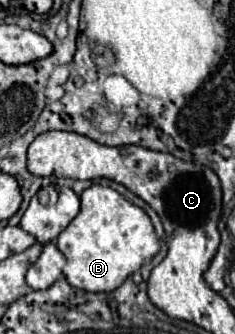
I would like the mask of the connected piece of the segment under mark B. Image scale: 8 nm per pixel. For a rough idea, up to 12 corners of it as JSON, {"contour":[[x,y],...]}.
{"contour":[[109,186],[81,194],[59,234],[63,274],[113,292],[159,252],[139,206]]}

